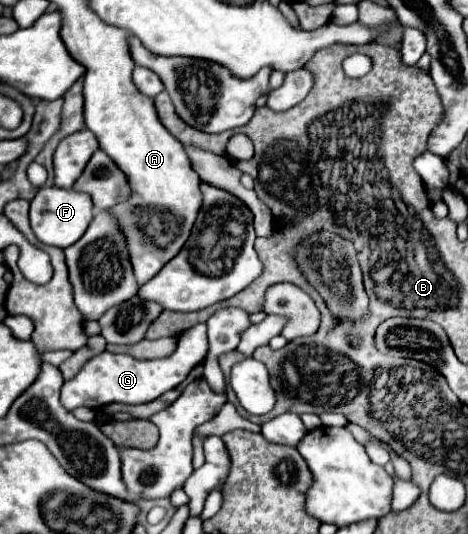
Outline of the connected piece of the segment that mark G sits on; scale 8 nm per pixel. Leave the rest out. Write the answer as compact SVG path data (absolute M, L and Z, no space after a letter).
M206 324L192 326L178 338L178 348L172 356L158 358L158 360L136 360L128 354L112 354L102 352L94 358L90 358L84 368L78 372L76 378L70 382L64 382L62 386L62 404L68 410L74 410L78 406L88 406L94 410L100 410L100 406L110 402L124 402L124 404L146 404L162 396L164 392L176 388L190 370L204 362L208 354L208 336L206 336Z

